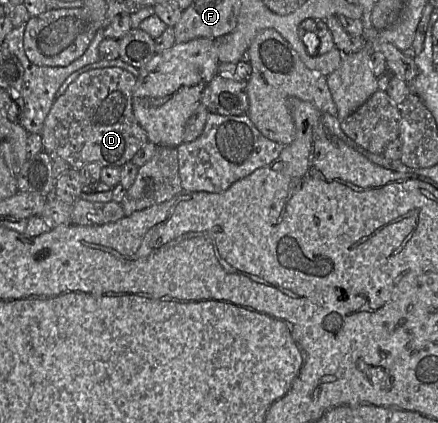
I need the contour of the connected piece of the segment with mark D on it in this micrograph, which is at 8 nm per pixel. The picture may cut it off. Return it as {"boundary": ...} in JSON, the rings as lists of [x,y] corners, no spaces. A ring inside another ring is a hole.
{"boundary":[[[117,67],[92,69],[82,73],[58,97],[45,118],[41,138],[43,151],[52,161],[63,160],[77,171],[88,163],[119,167],[131,161],[148,142],[132,108],[136,77]]]}

